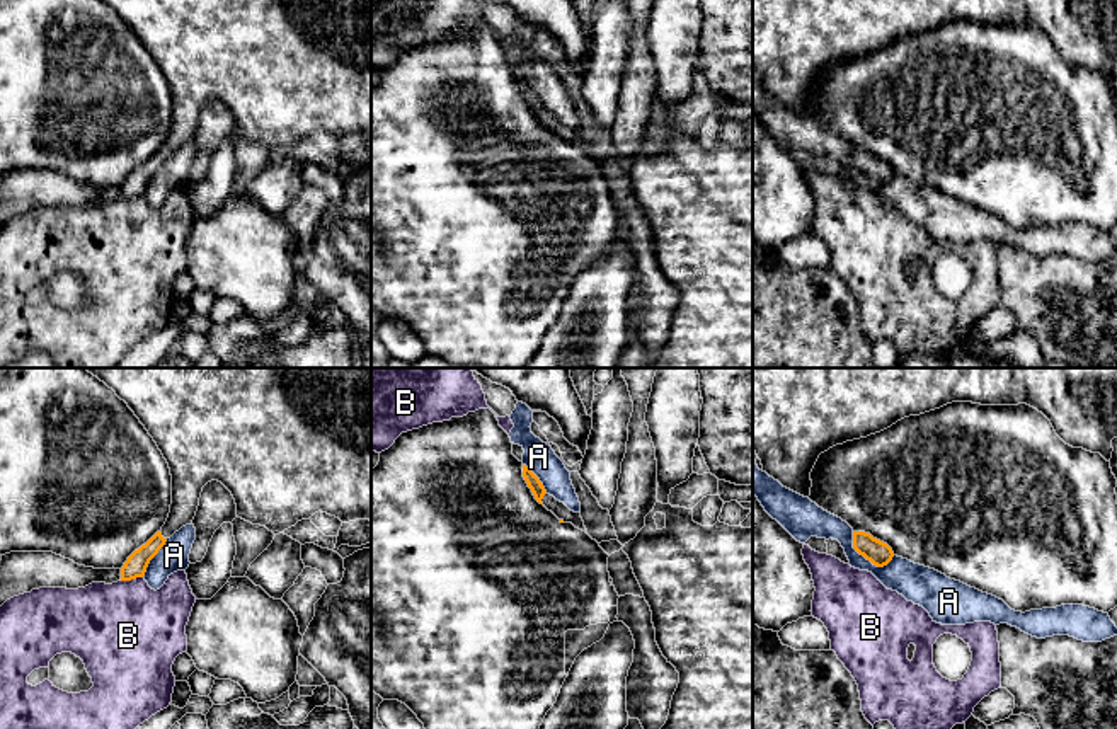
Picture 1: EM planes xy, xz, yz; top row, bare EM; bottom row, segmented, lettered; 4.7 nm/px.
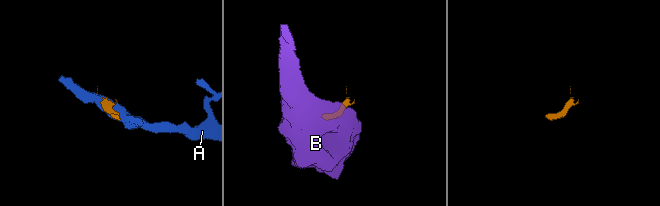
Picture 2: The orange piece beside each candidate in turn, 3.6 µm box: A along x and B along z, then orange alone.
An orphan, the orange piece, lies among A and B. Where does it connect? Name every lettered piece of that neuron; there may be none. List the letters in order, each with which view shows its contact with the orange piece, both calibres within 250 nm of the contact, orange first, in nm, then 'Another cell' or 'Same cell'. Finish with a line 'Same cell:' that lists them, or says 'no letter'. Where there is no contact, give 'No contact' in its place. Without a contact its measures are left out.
A: Touches orange in yz. Thickness 110 nm (orange) against 160 nm. Another cell
B: Touches orange in xy. Thickness 100 nm (orange) against 460 nm. Another cell
Same cell: no letter

